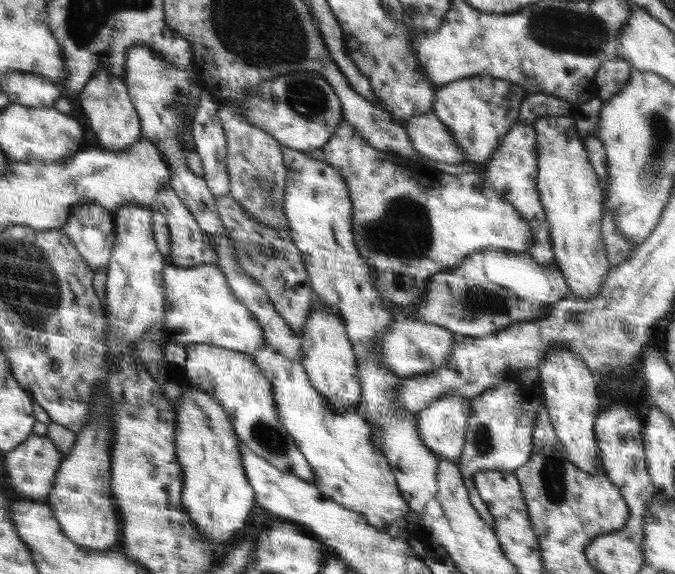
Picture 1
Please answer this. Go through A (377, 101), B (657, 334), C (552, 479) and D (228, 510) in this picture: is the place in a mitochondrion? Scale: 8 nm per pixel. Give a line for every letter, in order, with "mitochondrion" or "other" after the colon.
A: other
B: other
C: mitochondrion
D: other

